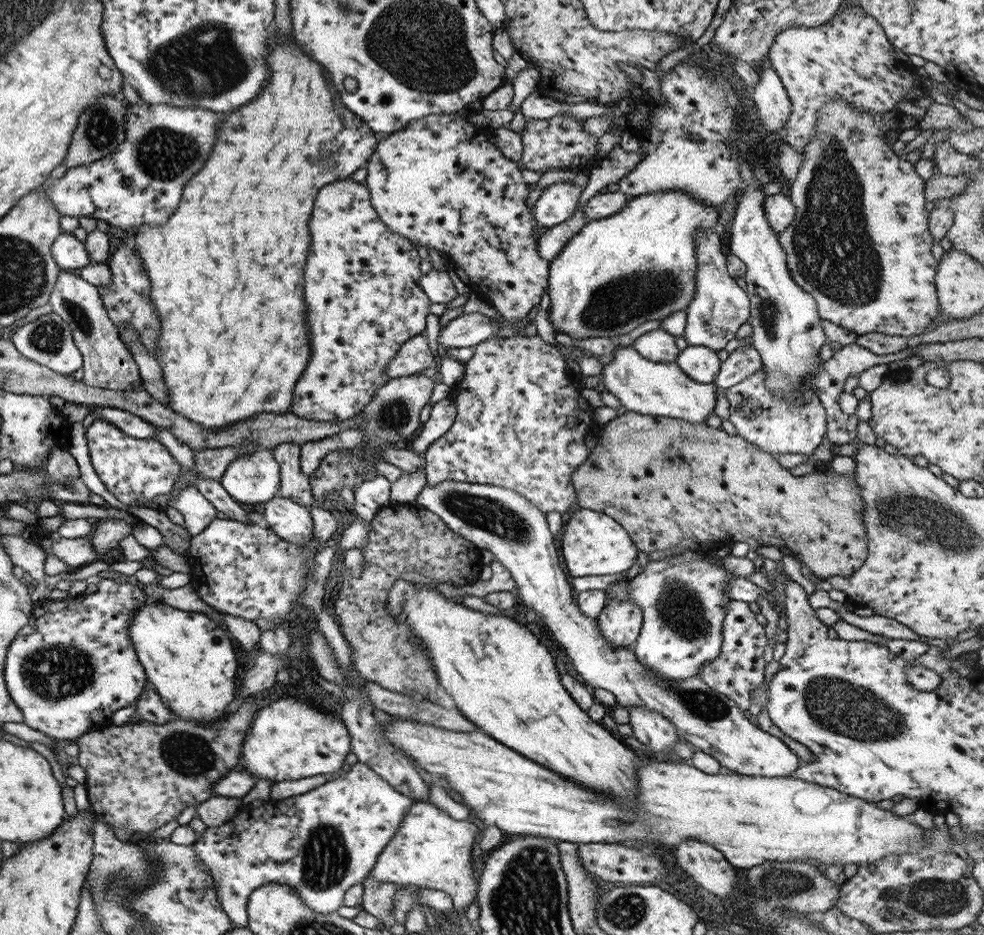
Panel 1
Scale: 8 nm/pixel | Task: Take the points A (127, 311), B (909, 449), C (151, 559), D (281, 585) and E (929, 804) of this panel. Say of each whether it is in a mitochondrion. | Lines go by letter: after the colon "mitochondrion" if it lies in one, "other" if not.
A: other
B: other
C: other
D: mitochondrion
E: other

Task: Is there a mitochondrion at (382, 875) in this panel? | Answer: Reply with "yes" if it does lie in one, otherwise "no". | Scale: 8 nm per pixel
no

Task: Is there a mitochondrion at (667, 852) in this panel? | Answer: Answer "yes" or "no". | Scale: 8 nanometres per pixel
no

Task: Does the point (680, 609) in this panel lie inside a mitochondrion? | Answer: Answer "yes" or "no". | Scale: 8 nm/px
yes

